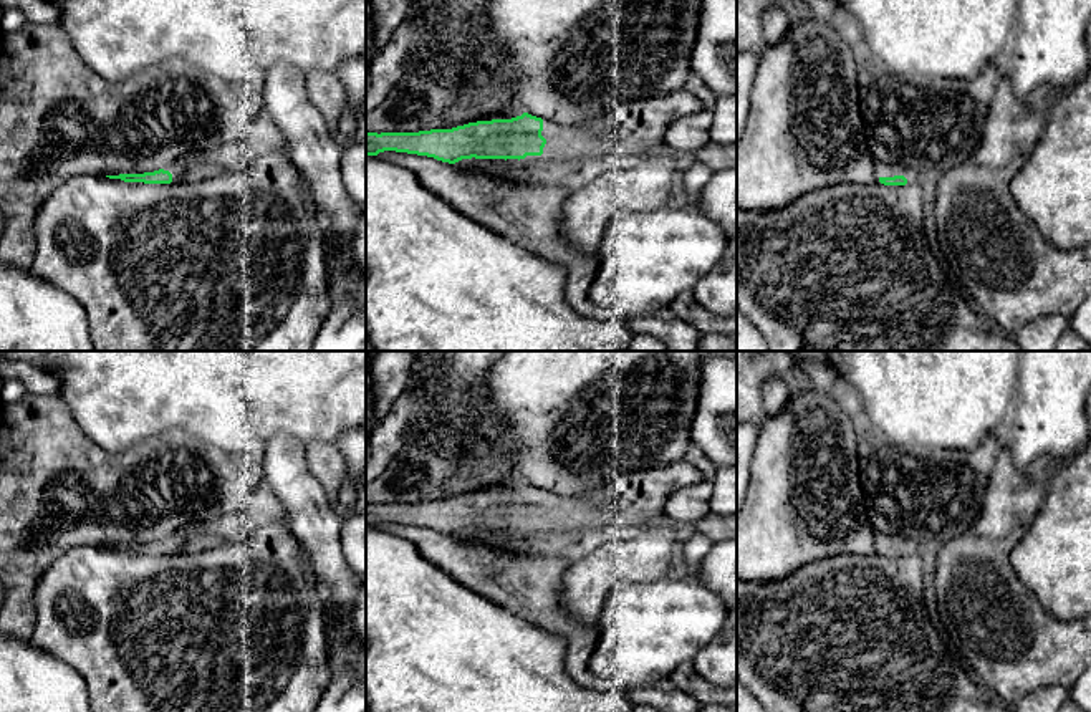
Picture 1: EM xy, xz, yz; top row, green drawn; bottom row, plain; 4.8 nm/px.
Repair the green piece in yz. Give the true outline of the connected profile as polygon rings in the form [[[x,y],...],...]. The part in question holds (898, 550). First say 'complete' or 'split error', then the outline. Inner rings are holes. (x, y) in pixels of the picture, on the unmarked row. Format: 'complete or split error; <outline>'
split error; [[[877,533],[876,553],[884,556],[906,556],[917,553],[917,543],[901,535]]]

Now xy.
split error; [[[182,528],[164,540],[144,545],[119,545],[119,546],[106,546],[109,550],[121,550],[124,553],[144,553],[144,555],[171,555],[182,553],[182,546],[189,536],[189,530]]]

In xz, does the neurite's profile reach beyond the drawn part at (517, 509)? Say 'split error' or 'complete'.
split error

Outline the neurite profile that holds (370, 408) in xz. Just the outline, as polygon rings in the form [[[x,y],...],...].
[[[366,351],[366,460],[371,455],[369,440],[374,429],[374,404],[372,404],[372,389],[371,389],[371,359],[372,354]]]

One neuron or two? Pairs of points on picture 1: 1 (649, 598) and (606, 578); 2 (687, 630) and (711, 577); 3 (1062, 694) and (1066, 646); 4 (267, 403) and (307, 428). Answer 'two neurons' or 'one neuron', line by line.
1: two neurons
2: two neurons
3: two neurons
4: one neuron

